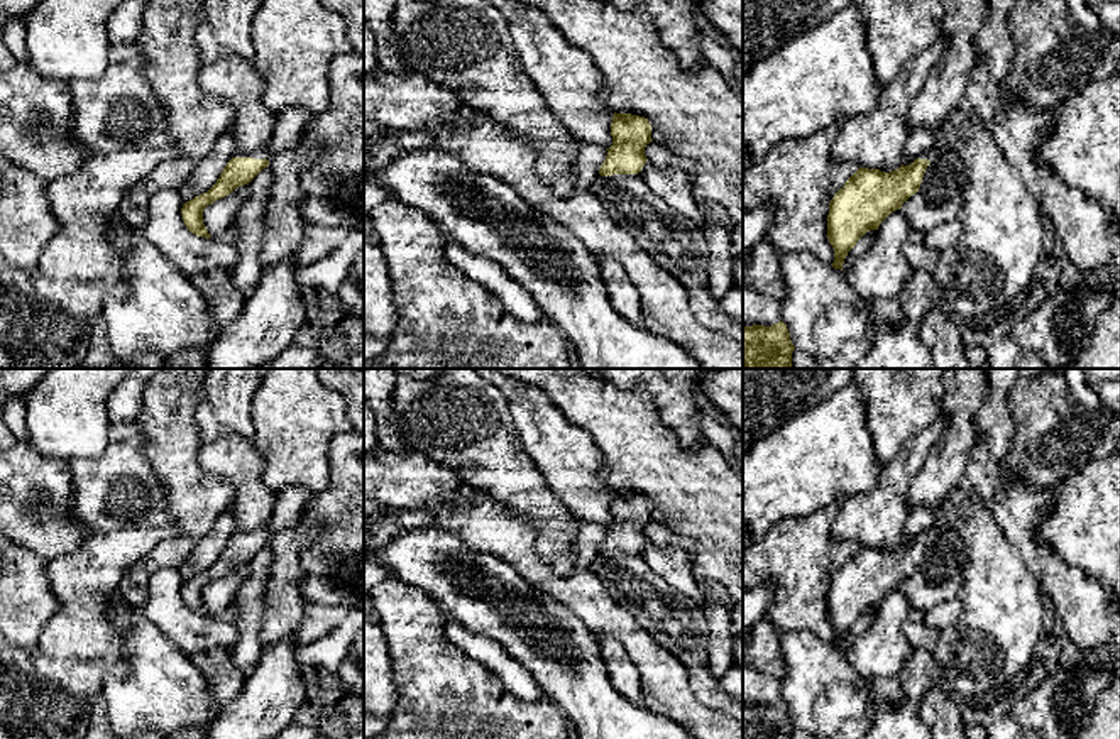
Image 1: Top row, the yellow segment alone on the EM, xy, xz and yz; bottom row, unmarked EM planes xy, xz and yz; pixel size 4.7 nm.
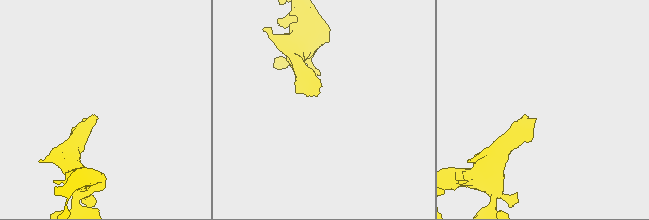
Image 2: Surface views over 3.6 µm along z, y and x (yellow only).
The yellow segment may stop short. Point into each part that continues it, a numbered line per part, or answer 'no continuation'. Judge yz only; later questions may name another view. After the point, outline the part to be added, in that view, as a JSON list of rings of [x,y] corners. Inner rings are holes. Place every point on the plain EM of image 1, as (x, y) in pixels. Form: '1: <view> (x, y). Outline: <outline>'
1: yz (936, 528). Outline: [[[934,523],[929,529],[925,529],[920,538],[927,538],[927,539],[936,539],[941,533],[944,531],[944,528],[939,523]]]

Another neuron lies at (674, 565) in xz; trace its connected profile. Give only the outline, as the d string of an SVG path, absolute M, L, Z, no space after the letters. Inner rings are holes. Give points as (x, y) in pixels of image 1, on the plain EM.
M646 539L640 553L648 567L682 595L700 605L705 602L707 597L692 573L692 560L684 550L663 548Z

